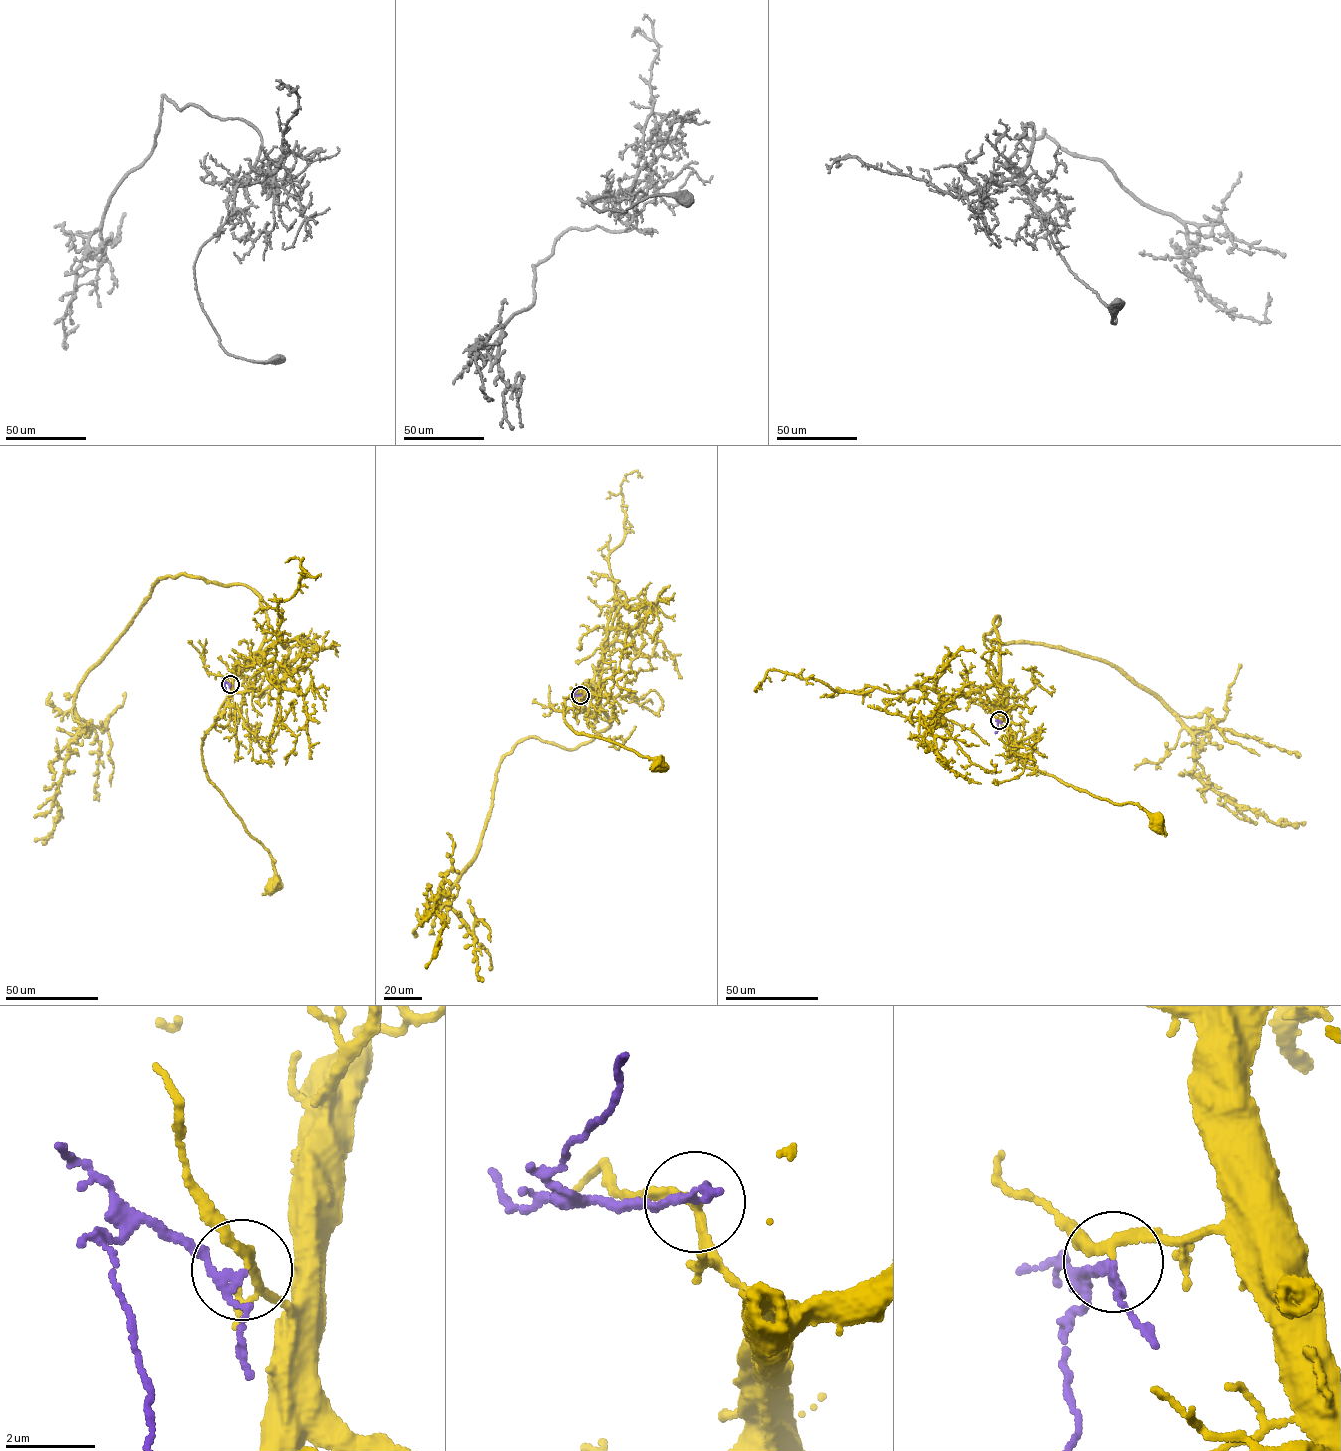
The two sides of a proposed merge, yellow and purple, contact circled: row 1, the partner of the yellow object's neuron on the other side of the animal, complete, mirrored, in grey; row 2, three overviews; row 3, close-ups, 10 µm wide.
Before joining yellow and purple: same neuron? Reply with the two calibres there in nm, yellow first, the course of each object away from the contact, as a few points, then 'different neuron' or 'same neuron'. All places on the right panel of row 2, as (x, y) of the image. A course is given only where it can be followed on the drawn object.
180 nm thick on the yellow side, 150 nm on the other; yellow runs (1000, 720), (1005, 720), (1013, 750), (1026, 767), (1045, 771), (1119, 805), (1128, 802), (1137, 805), (1157, 823); purple runs (1000, 720), (995, 733); same neuron

